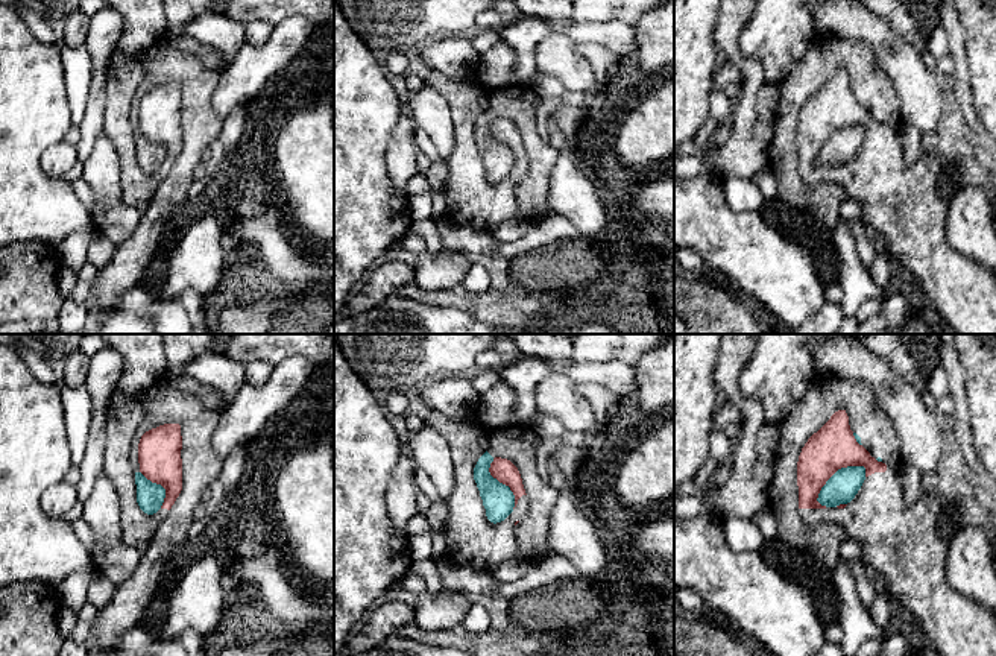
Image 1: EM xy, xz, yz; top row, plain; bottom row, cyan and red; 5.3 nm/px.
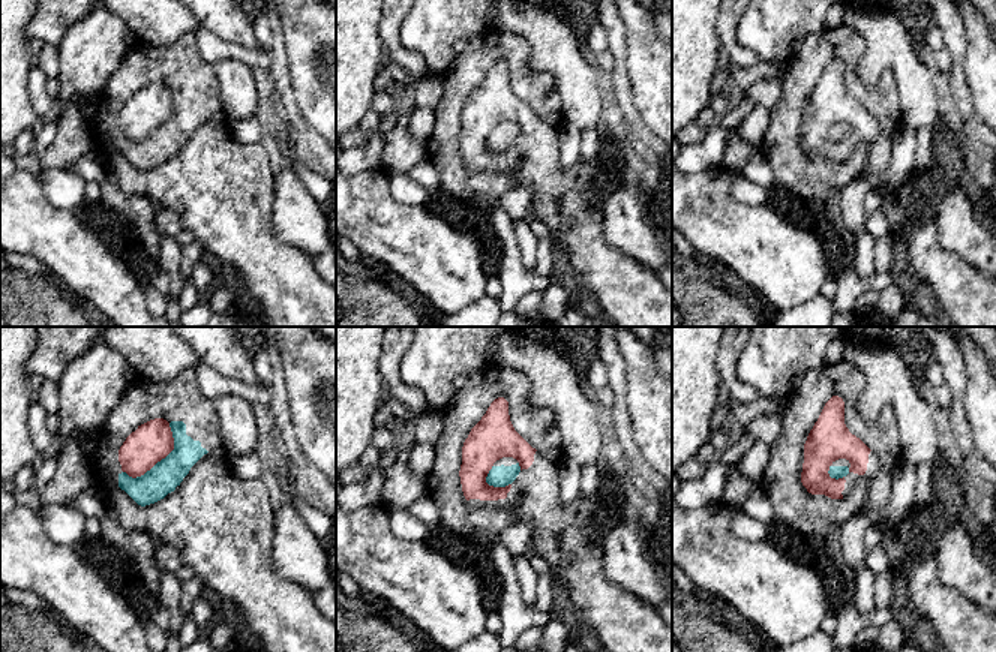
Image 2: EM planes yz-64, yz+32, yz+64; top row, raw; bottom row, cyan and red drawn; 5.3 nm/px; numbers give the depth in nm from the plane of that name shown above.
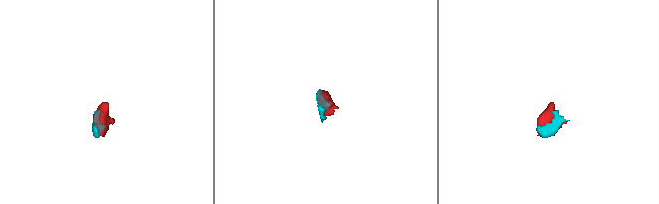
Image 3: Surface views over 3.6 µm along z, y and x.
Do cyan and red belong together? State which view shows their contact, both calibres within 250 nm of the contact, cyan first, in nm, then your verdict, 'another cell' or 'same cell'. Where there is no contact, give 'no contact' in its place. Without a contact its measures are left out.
meets cyan in yz; 160 nm thick on the cyan side, 240 nm on the other; another cell

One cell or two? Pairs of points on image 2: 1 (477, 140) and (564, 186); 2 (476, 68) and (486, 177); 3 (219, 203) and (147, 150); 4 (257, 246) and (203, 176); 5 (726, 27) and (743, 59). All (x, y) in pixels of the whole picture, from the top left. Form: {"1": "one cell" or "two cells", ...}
{"1": "one cell", "2": "one cell", "3": "two cells", "4": "one cell", "5": "one cell"}

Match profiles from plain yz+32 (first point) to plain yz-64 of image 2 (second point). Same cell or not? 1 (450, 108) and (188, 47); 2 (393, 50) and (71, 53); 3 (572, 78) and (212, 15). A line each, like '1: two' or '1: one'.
1: one
2: two
3: two

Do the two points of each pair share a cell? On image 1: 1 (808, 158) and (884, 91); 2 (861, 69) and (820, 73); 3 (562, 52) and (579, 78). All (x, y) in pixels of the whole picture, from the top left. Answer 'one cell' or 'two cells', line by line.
1: two cells
2: one cell
3: one cell

